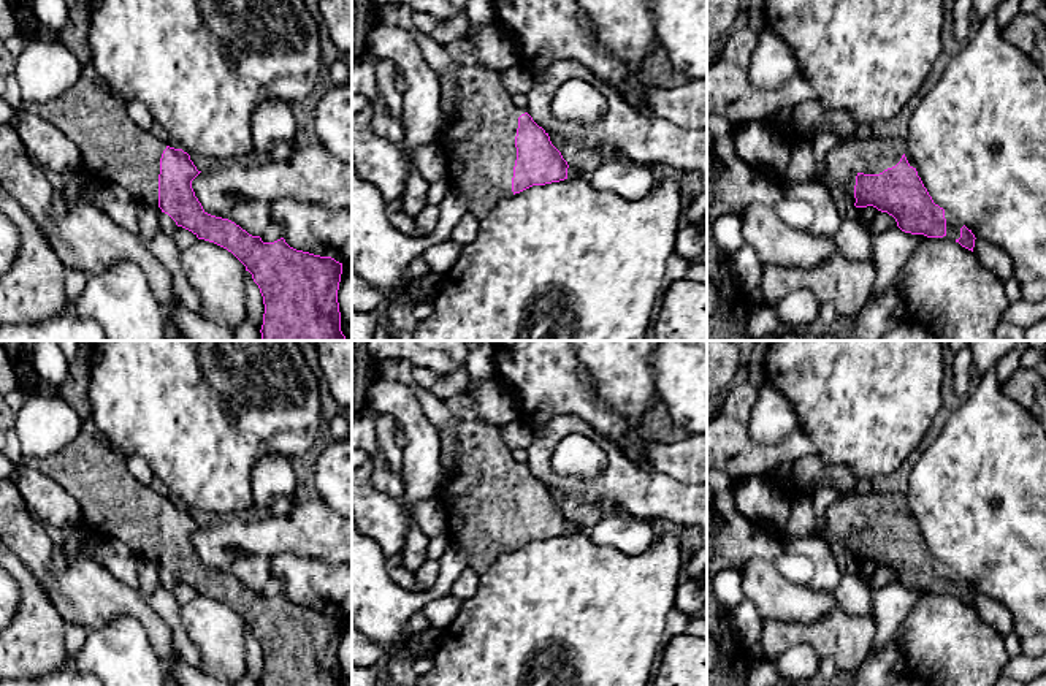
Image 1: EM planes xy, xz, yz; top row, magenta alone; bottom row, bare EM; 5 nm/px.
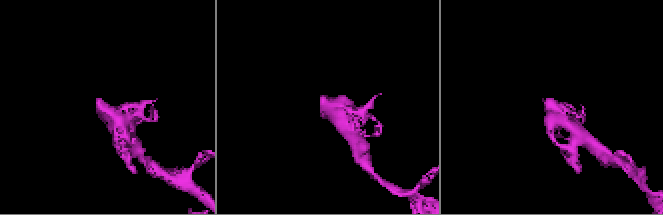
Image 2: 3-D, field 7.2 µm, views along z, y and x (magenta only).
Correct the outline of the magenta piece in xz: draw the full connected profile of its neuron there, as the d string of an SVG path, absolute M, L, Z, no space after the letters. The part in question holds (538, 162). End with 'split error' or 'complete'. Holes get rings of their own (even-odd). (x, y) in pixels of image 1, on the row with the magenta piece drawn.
M466 40L453 41L444 49L450 54L460 81L464 105L456 117L449 117L449 101L441 97L444 117L442 146L449 160L449 181L466 195L468 211L485 219L491 208L533 185L567 179L567 162L552 144L548 133L513 103L504 89L501 73L482 65Z; split error

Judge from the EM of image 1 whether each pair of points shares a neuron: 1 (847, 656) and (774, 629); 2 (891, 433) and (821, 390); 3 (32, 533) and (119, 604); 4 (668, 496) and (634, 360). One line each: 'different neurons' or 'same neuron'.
1: same neuron
2: same neuron
3: same neuron
4: different neurons

